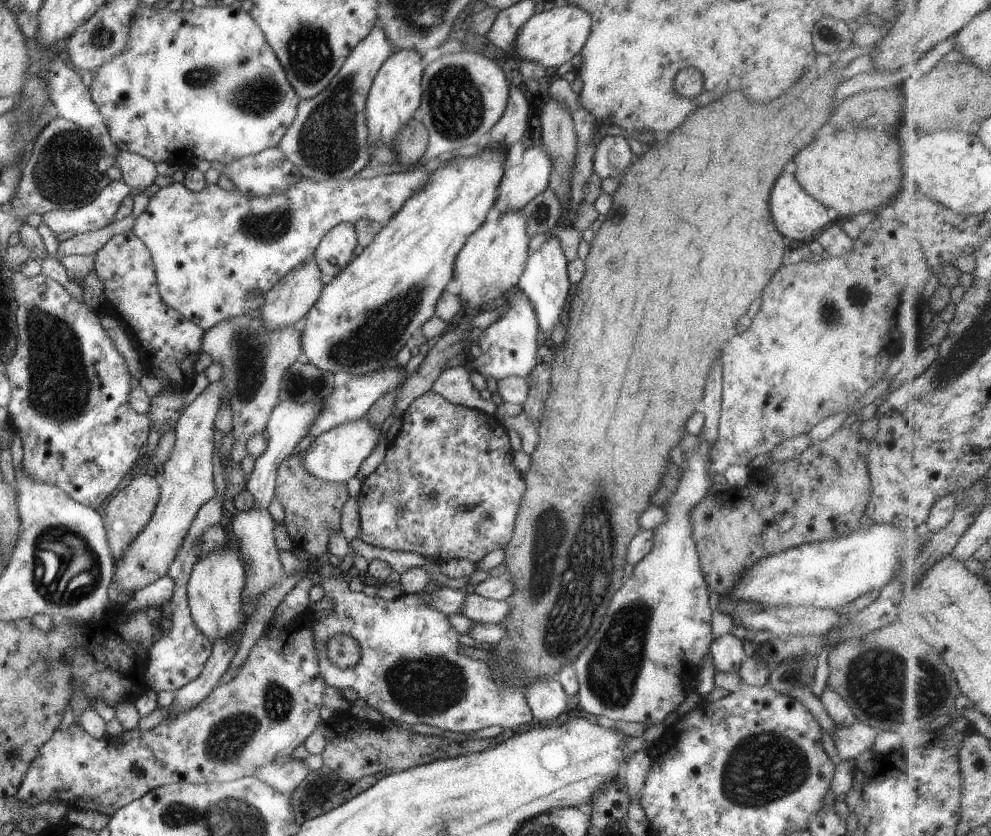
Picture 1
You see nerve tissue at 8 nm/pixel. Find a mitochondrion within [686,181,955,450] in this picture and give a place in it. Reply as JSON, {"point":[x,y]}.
{"point":[830,311]}

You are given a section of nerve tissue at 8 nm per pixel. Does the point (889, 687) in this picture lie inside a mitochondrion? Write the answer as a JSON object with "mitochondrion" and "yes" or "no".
{"mitochondrion":"yes"}

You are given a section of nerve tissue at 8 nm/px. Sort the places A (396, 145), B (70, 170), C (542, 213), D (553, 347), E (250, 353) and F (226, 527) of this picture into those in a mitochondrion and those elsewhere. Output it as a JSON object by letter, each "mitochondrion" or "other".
{"A":"other","B":"mitochondrion","C":"mitochondrion","D":"other","E":"mitochondrion","F":"other"}

